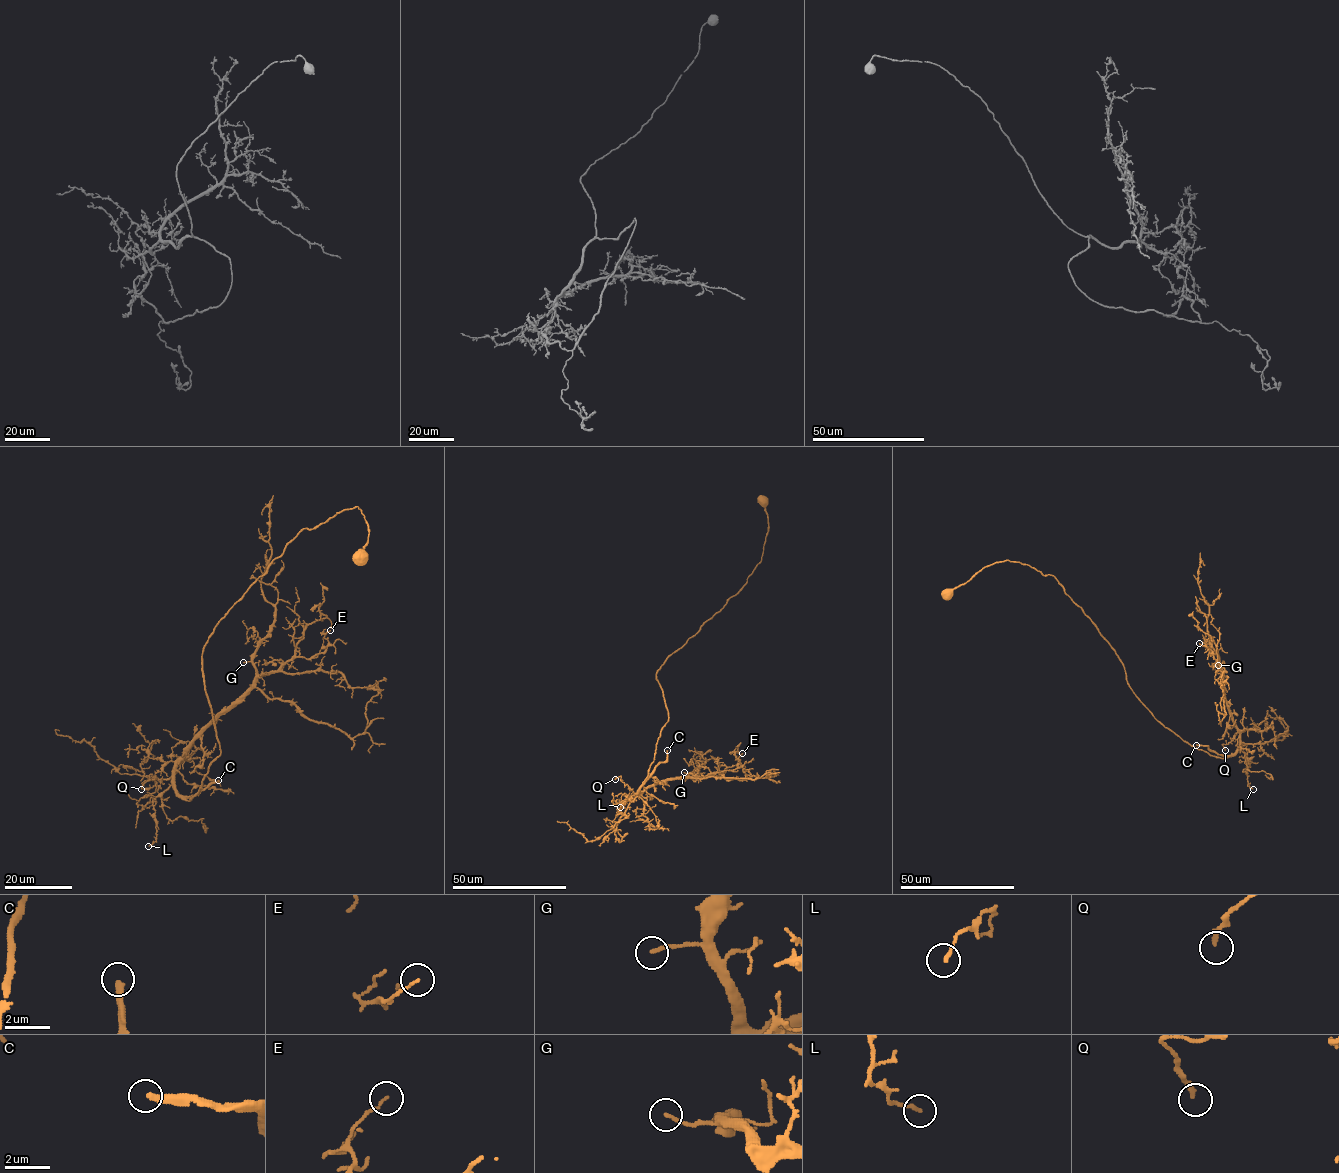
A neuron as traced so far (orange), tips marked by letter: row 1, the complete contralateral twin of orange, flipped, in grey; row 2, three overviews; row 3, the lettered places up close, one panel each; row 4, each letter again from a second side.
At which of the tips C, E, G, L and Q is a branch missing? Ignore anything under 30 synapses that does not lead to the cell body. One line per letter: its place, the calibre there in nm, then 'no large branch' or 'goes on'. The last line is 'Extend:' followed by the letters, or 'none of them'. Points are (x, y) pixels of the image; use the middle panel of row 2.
C: (667, 750) | 280 nm | goes on
E: (742, 753) | 120 nm | no large branch
G: (684, 772) | 140 nm | no large branch
L: (620, 807) | 150 nm | no large branch
Q: (615, 779) | 200 nm | no large branch
Extend: C

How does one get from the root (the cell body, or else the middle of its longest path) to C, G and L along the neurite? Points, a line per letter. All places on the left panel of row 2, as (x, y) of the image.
C: (360, 559), (369, 527), (354, 506), (303, 528), (214, 628), (202, 668), (220, 753), (186, 799), (218, 780)
G: (360, 559), (354, 506), (303, 528), (214, 628), (220, 753), (186, 800), (175, 762), (251, 685), (243, 662)
L: (360, 559), (354, 506), (303, 528), (214, 628), (220, 753), (189, 800), (155, 799), (148, 846)

